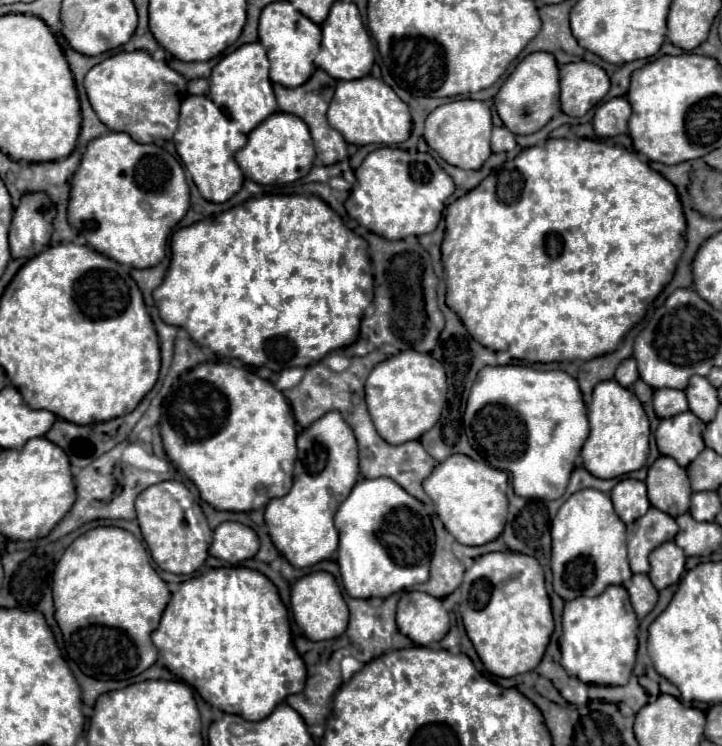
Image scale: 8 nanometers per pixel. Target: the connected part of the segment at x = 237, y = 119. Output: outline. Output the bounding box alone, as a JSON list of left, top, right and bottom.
[209,42,277,134]

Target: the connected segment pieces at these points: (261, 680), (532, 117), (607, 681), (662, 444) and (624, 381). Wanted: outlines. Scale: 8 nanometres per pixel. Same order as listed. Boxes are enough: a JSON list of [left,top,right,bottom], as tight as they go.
[[153,568,305,722],[495,52,559,134],[559,586,637,686],[655,412,705,468],[615,358,639,388]]

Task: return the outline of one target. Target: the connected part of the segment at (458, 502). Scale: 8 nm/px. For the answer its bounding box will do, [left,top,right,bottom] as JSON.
[423,454,507,546]

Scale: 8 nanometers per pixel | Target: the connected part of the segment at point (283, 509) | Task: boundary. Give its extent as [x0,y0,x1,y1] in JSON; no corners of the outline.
[265,412,359,568]

